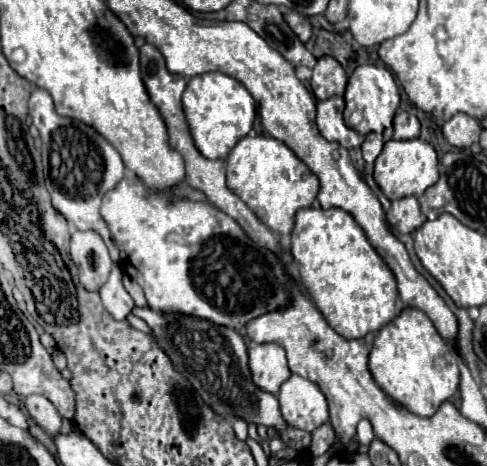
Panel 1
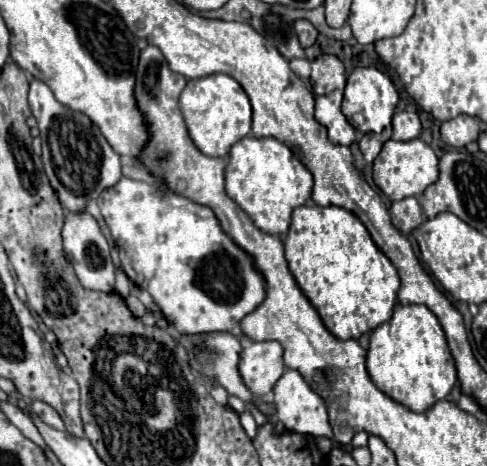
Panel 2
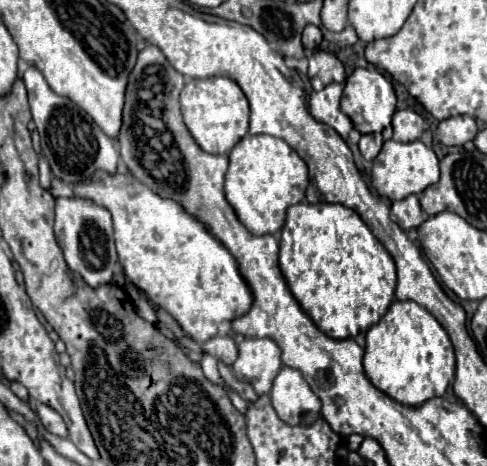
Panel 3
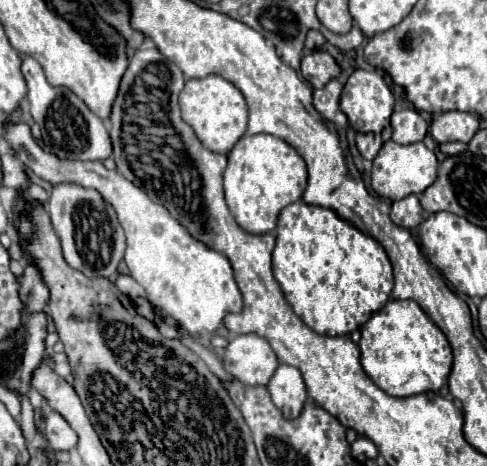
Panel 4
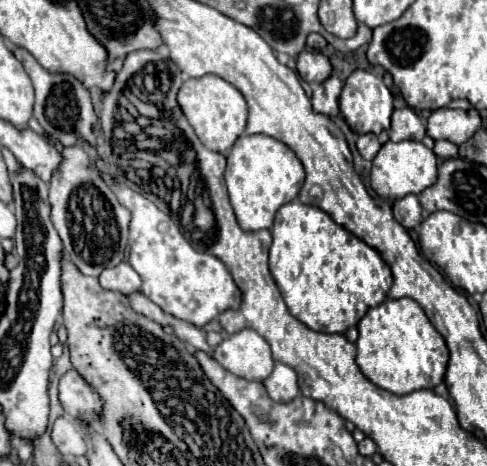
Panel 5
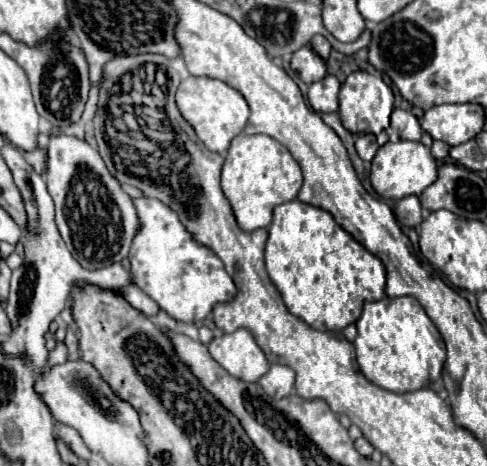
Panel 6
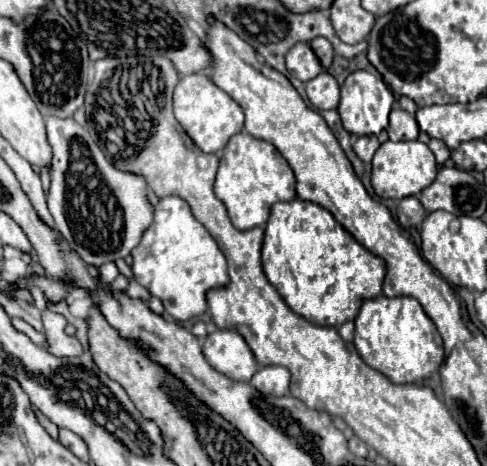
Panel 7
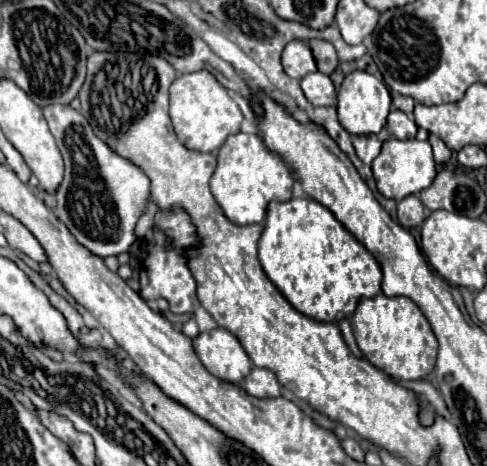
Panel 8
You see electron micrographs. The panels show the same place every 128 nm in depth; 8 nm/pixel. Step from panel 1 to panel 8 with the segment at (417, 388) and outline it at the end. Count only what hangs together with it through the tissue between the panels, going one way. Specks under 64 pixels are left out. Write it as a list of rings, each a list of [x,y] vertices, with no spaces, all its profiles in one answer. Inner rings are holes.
[[[378,294],[374,298],[366,298],[358,304],[354,316],[352,316],[352,332],[356,338],[358,348],[362,350],[364,358],[374,364],[376,368],[380,368],[382,372],[386,372],[388,376],[392,376],[394,380],[418,380],[428,376],[434,370],[436,364],[436,356],[438,356],[438,340],[430,328],[430,322],[426,320],[426,316],[420,312],[420,308],[406,296],[394,296],[388,298],[384,294]]]

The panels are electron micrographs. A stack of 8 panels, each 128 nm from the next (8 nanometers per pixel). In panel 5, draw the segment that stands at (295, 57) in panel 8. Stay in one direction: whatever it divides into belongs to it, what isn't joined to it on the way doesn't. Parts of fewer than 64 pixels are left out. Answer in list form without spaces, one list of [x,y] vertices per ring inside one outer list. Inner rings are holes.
[[[308,48],[302,50],[298,54],[296,62],[298,62],[300,78],[304,82],[308,82],[308,84],[312,84],[312,82],[322,84],[330,76],[330,72],[332,72],[332,64],[330,64],[328,56],[324,56],[318,50],[308,50]]]

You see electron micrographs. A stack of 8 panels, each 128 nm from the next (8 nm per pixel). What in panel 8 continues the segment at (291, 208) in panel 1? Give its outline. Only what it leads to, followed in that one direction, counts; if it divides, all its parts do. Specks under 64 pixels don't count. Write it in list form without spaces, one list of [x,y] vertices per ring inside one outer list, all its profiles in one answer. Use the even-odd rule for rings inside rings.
[[[238,132],[228,136],[218,152],[218,168],[210,180],[210,190],[224,210],[226,218],[234,224],[260,224],[266,216],[266,206],[270,202],[284,202],[292,198],[292,174],[286,162],[272,150],[264,146],[260,136]]]

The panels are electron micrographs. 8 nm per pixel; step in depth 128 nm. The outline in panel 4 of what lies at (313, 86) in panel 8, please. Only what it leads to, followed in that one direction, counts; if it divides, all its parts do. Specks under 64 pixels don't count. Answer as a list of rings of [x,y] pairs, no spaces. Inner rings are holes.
[[[330,80],[324,88],[314,90],[314,98],[312,98],[312,106],[330,122],[334,122],[338,128],[346,128],[348,126],[348,118],[344,116],[344,112],[340,112],[340,92],[342,92],[342,84],[340,80]]]

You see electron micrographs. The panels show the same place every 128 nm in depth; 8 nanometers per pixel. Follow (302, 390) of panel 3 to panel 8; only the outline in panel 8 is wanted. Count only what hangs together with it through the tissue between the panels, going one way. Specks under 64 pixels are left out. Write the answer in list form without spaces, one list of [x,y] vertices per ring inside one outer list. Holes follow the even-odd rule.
[[[252,368],[252,372],[244,378],[242,388],[256,398],[276,398],[280,396],[278,376],[268,368]]]

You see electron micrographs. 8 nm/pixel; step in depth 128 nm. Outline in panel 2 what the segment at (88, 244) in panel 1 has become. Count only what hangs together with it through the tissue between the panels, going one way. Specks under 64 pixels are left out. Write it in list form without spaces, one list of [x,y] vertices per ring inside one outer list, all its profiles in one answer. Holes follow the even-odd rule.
[[[68,212],[64,230],[62,230],[62,238],[64,238],[64,252],[66,252],[68,260],[72,262],[80,284],[88,290],[114,292],[114,264],[110,258],[110,246],[108,246],[104,234],[100,232],[98,222],[88,212],[82,212],[82,214]]]

